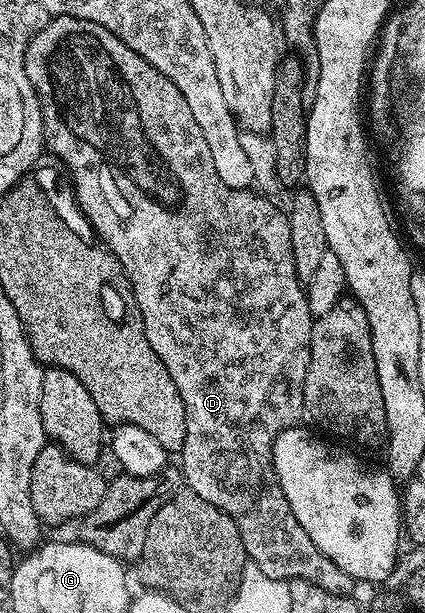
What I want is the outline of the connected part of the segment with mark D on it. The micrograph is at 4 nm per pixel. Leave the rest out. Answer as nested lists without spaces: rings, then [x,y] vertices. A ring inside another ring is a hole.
[[[50,16],[44,27],[29,40],[25,48],[25,70],[27,79],[31,79],[33,90],[41,104],[43,115],[44,148],[49,149],[65,164],[69,172],[68,180],[81,207],[85,218],[93,226],[93,232],[103,242],[106,249],[111,250],[119,259],[123,271],[129,276],[133,285],[133,294],[143,319],[143,327],[147,335],[147,343],[163,359],[163,367],[175,379],[175,387],[179,387],[179,395],[183,399],[183,407],[187,411],[187,439],[179,454],[181,469],[185,472],[185,481],[190,490],[209,503],[230,513],[241,531],[244,539],[245,552],[248,560],[267,571],[272,577],[314,581],[324,589],[336,593],[348,590],[350,576],[344,572],[328,554],[321,552],[311,535],[303,529],[303,523],[295,517],[291,503],[287,503],[287,495],[283,495],[283,487],[273,470],[273,438],[283,429],[292,429],[305,413],[305,376],[311,363],[311,335],[313,334],[314,315],[309,309],[305,285],[297,277],[295,259],[291,251],[291,227],[286,210],[276,209],[268,196],[254,191],[249,187],[238,187],[223,183],[215,172],[215,163],[211,159],[211,147],[207,147],[207,139],[199,123],[195,123],[195,115],[191,115],[191,107],[187,107],[187,99],[179,91],[179,87],[167,79],[158,69],[153,67],[143,55],[131,51],[127,43],[123,43],[111,31],[99,27],[99,23],[91,23],[78,17]]]

